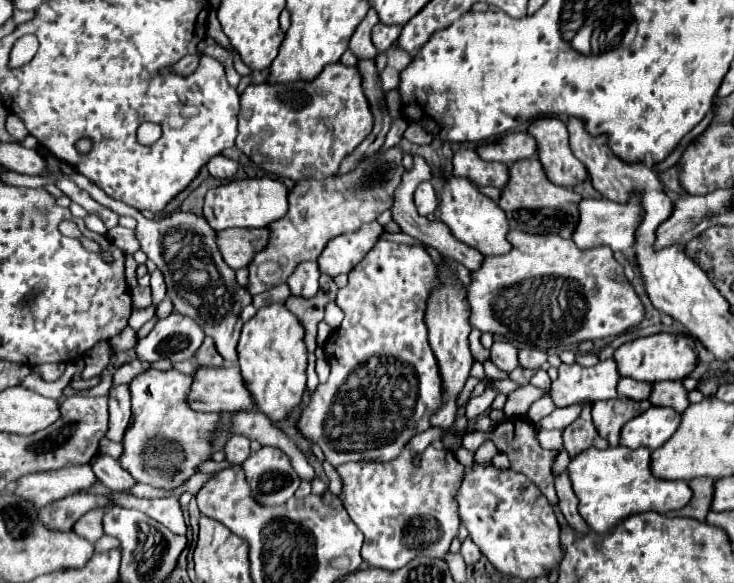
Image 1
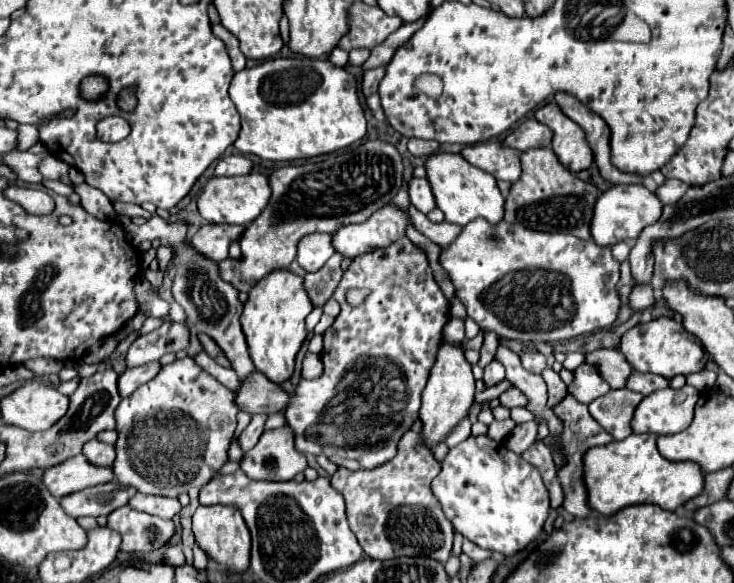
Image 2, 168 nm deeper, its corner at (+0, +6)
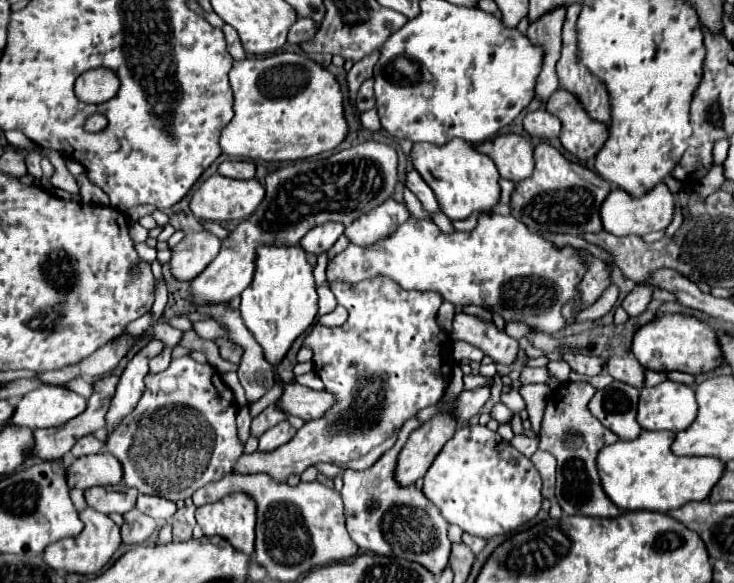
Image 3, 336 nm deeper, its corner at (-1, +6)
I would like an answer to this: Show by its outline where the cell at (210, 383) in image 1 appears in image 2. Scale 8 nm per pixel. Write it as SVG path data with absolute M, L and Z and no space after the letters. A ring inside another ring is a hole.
M254 372L250 378L240 380L240 388L234 390L234 400L248 414L274 414L288 406L290 396L264 374Z

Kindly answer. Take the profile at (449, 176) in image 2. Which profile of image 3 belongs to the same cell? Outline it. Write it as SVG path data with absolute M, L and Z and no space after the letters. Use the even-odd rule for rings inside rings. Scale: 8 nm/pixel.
M459 138L437 146L437 144L413 144L411 162L421 178L435 192L441 212L451 220L463 220L475 210L489 212L499 200L499 172L487 154L479 154L473 144Z

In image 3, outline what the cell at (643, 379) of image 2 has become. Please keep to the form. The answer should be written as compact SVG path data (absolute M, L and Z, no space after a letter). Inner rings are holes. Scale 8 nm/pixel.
M609 356L605 360L605 372L609 372L615 380L631 384L635 388L643 386L643 366L635 360L635 356Z

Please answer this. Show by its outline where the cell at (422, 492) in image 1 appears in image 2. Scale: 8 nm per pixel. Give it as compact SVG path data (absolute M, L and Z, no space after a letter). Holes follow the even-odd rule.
M408 430L398 442L398 454L390 462L374 470L350 472L346 468L338 468L332 476L334 490L338 490L346 500L346 514L348 514L350 528L356 534L366 556L370 556L372 560L390 560L398 556L428 556L444 564L450 558L454 526L444 516L438 498L434 498L430 490L430 482L434 476L438 476L438 470L442 470L442 462L434 458L432 450L426 450L426 446L418 446L420 440L422 440L420 432Z

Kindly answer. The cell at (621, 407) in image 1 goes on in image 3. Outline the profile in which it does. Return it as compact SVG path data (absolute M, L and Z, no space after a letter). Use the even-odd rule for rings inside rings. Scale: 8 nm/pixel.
M613 382L603 390L597 390L589 402L591 414L621 440L633 440L641 434L637 424L637 400L639 390L623 382Z

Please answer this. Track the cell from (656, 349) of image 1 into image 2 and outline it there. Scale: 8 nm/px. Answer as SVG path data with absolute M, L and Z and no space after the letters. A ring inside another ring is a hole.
M656 318L648 324L638 324L630 328L620 342L620 352L630 362L630 366L638 372L652 372L660 374L664 378L674 378L678 374L692 374L700 372L704 368L704 348L690 332L684 330L682 324L678 324L672 318Z

